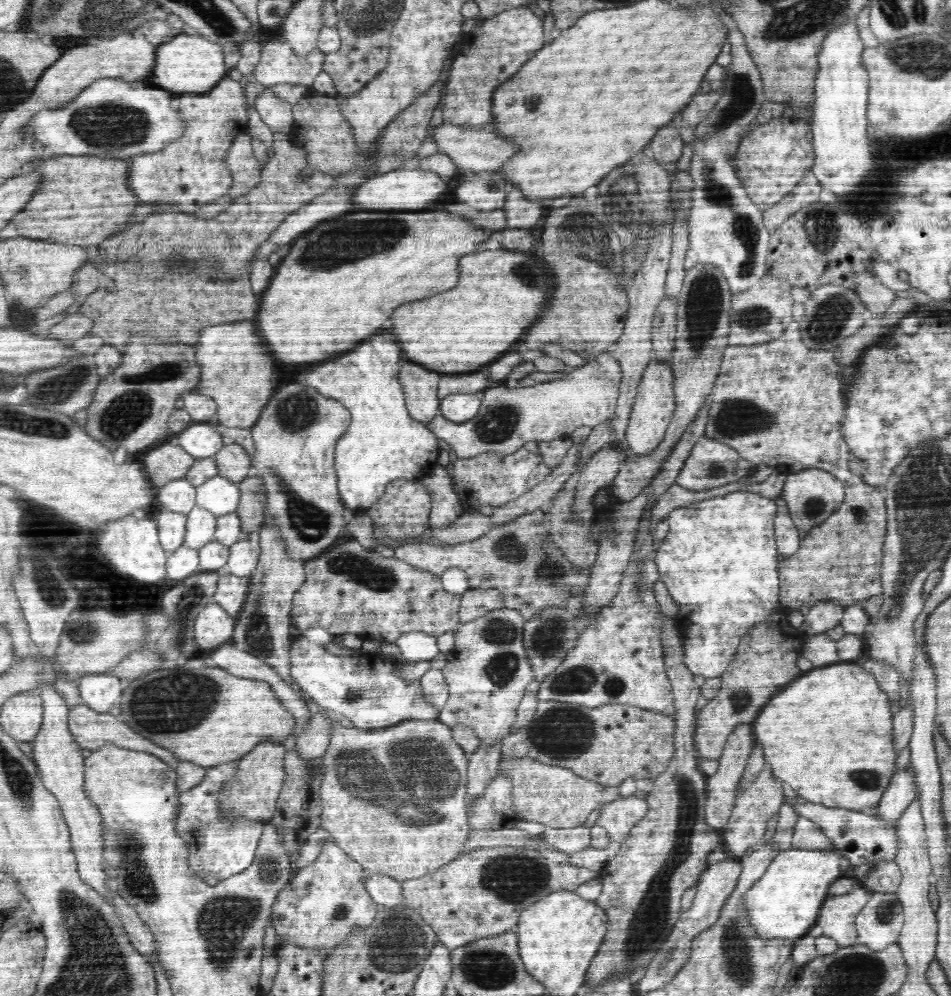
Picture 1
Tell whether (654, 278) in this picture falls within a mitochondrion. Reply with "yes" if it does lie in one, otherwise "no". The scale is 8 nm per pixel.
no

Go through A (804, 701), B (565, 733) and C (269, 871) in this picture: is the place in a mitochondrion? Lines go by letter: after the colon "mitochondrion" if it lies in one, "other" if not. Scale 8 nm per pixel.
A: other
B: mitochondrion
C: mitochondrion

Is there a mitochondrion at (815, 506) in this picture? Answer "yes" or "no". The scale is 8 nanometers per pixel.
yes

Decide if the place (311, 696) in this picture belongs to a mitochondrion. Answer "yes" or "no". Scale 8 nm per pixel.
no

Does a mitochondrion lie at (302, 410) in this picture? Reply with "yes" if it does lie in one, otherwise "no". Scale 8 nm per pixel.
yes

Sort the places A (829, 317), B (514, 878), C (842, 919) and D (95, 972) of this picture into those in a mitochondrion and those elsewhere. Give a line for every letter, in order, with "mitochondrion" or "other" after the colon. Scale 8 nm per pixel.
A: mitochondrion
B: mitochondrion
C: other
D: mitochondrion

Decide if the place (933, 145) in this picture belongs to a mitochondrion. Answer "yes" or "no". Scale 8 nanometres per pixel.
no

